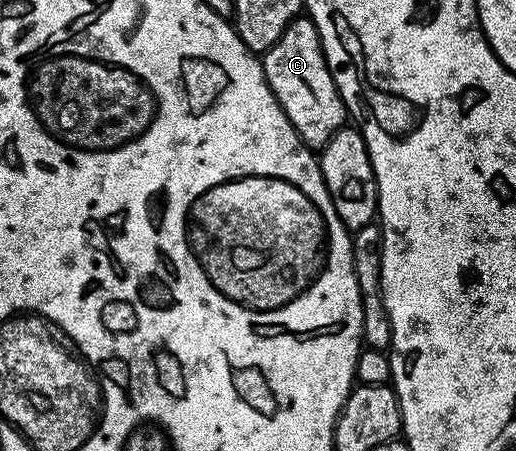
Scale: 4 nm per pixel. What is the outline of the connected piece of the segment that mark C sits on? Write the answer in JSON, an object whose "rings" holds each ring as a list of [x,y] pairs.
{"rings":[[[311,17],[294,18],[285,32],[281,32],[281,40],[277,40],[277,44],[262,55],[261,61],[269,88],[277,96],[285,116],[293,124],[301,140],[311,150],[322,151],[323,145],[343,129],[349,115],[331,69],[327,66],[323,45]]]}

